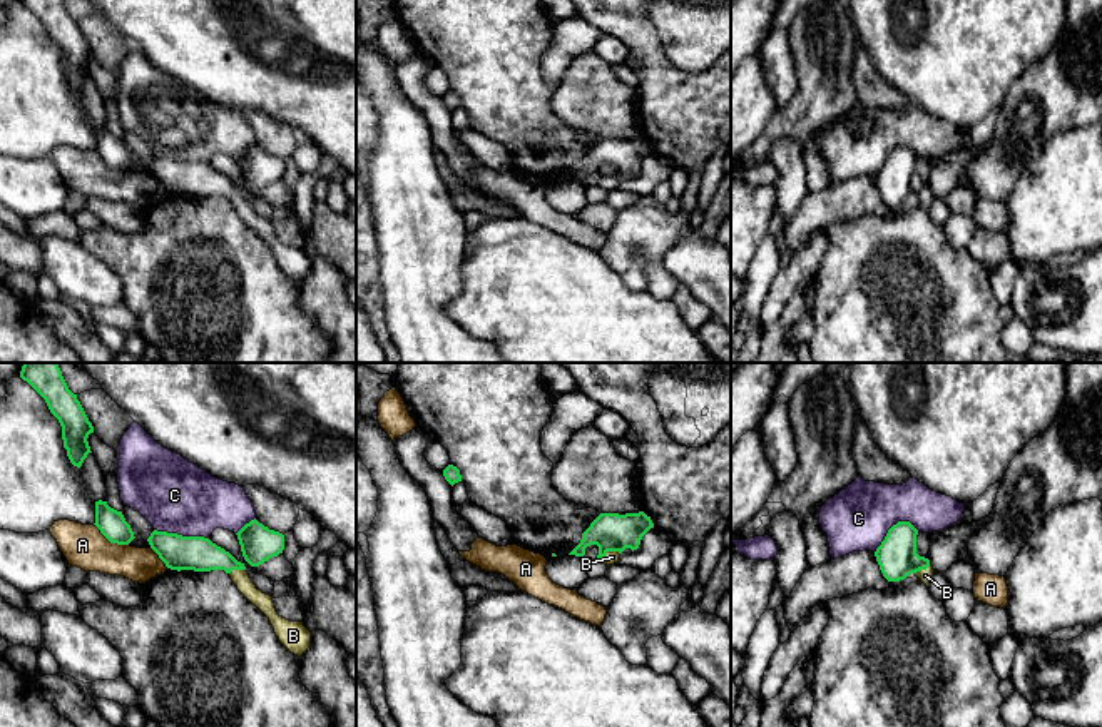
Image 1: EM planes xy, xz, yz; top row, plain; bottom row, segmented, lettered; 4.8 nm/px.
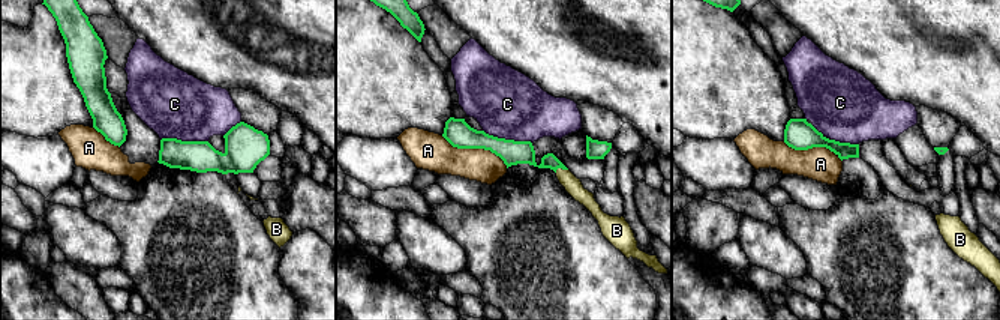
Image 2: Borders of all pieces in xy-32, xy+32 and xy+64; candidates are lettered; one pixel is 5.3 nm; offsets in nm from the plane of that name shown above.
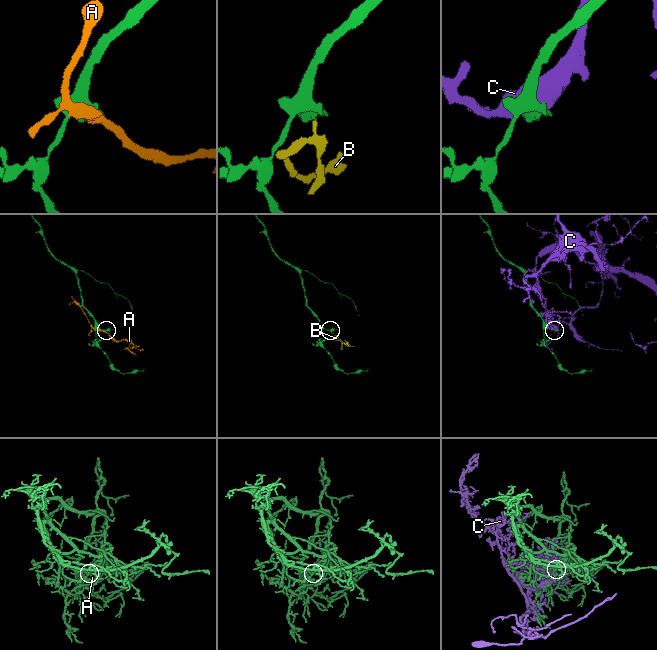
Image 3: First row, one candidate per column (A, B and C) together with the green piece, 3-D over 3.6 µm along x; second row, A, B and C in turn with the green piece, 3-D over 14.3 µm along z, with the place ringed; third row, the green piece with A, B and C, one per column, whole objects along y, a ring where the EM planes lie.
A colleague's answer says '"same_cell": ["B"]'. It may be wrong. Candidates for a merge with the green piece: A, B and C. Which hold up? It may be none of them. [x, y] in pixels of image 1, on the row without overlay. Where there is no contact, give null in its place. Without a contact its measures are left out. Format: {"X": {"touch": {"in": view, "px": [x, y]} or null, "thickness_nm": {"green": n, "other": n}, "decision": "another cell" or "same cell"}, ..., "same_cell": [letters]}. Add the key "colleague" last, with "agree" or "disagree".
{"A": {"touch": {"in": "xy", "px": [111, 167]}, "thickness_nm": {"green": 140, "other": 200}, "decision": "another cell"}, "B": {"touch": {"in": "xz", "px": [609, 176]}, "thickness_nm": {"green": 190, "other": 60}, "decision": "same cell"}, "C": {"touch": {"in": "xy", "px": [181, 161]}, "thickness_nm": {"green": 170, "other": 360}, "decision": "another cell"}, "same_cell": ["B"], "colleague": "agree"}

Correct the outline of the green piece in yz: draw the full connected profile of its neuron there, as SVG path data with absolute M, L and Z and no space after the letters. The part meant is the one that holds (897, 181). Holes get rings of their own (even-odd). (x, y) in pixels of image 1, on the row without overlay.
M898 147L876 174L876 187L888 207L900 207L915 199L926 212L930 211L935 196L928 184L916 179L916 160L918 155L910 147Z

